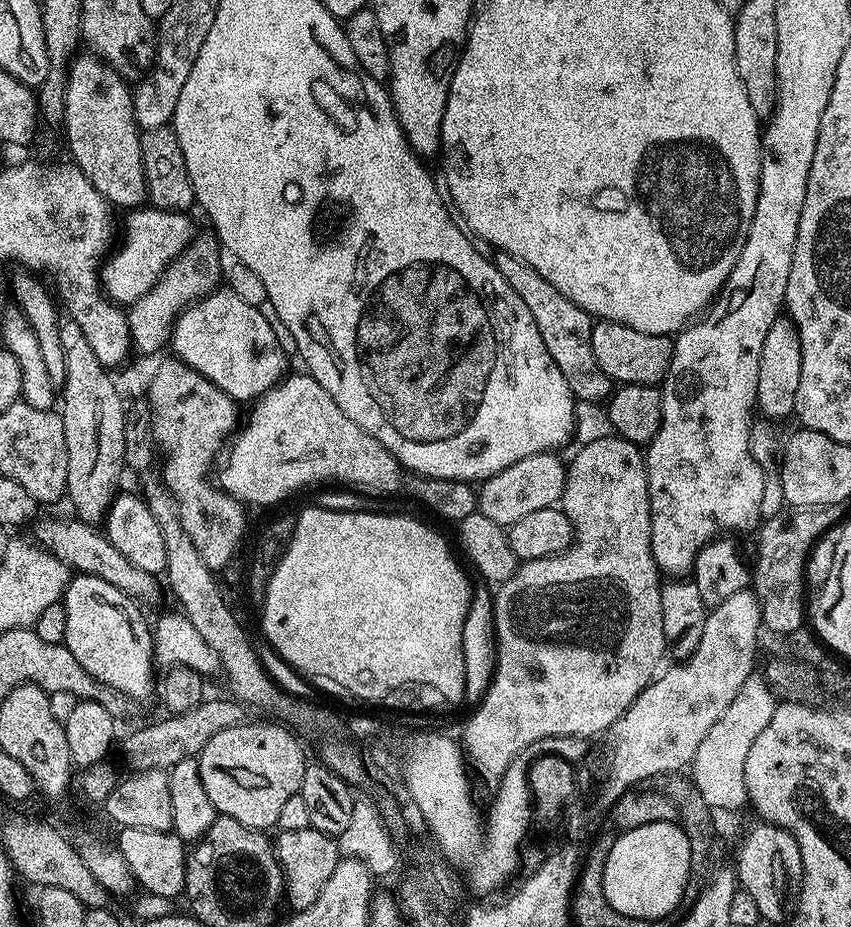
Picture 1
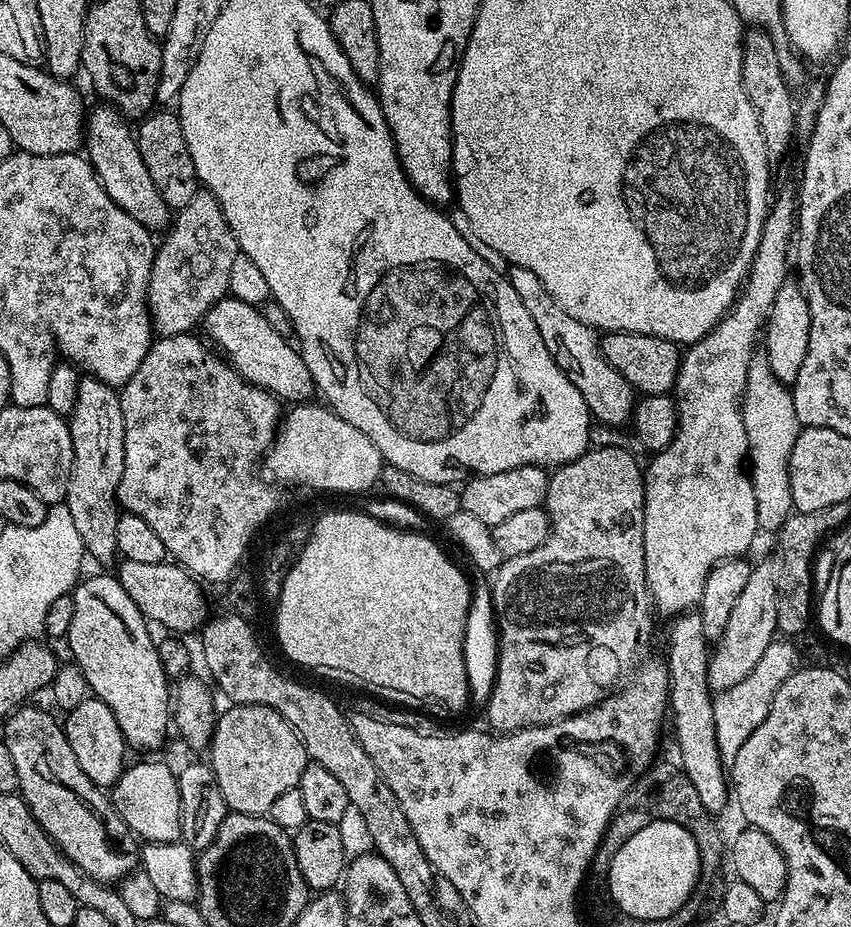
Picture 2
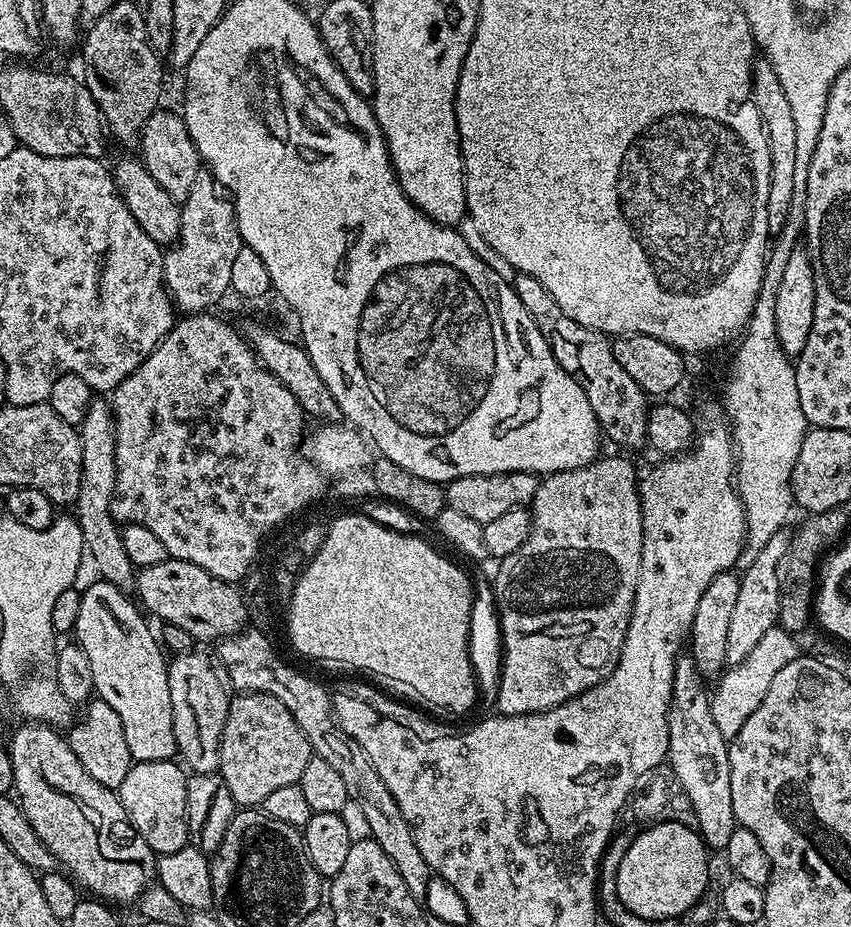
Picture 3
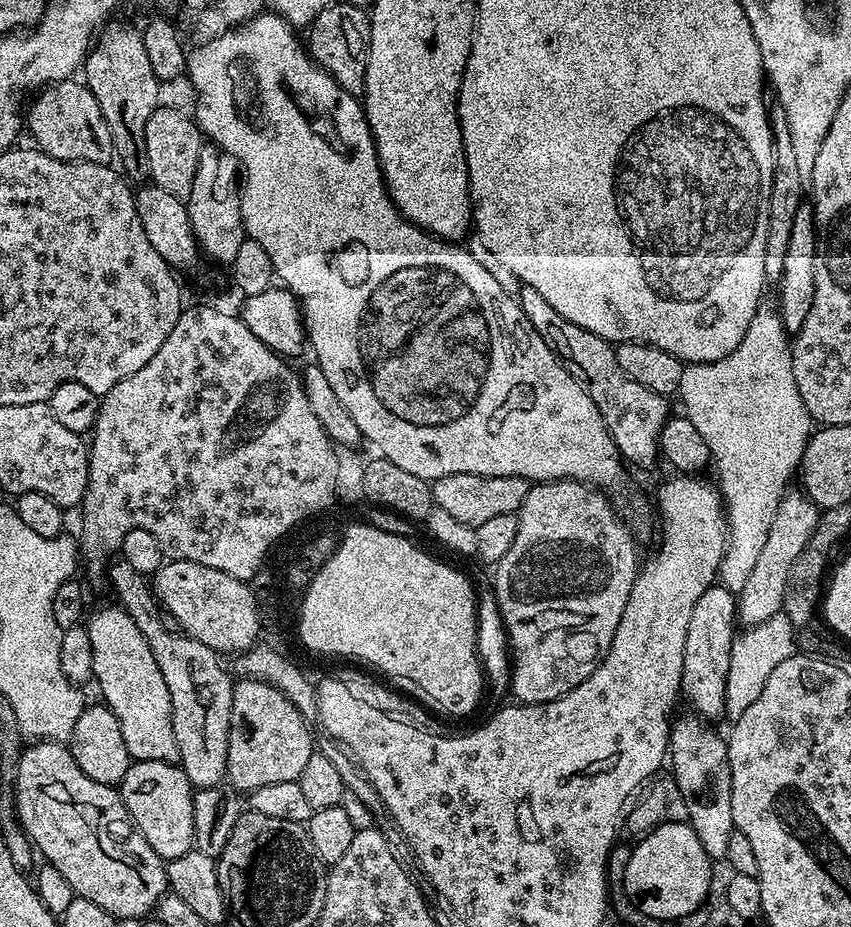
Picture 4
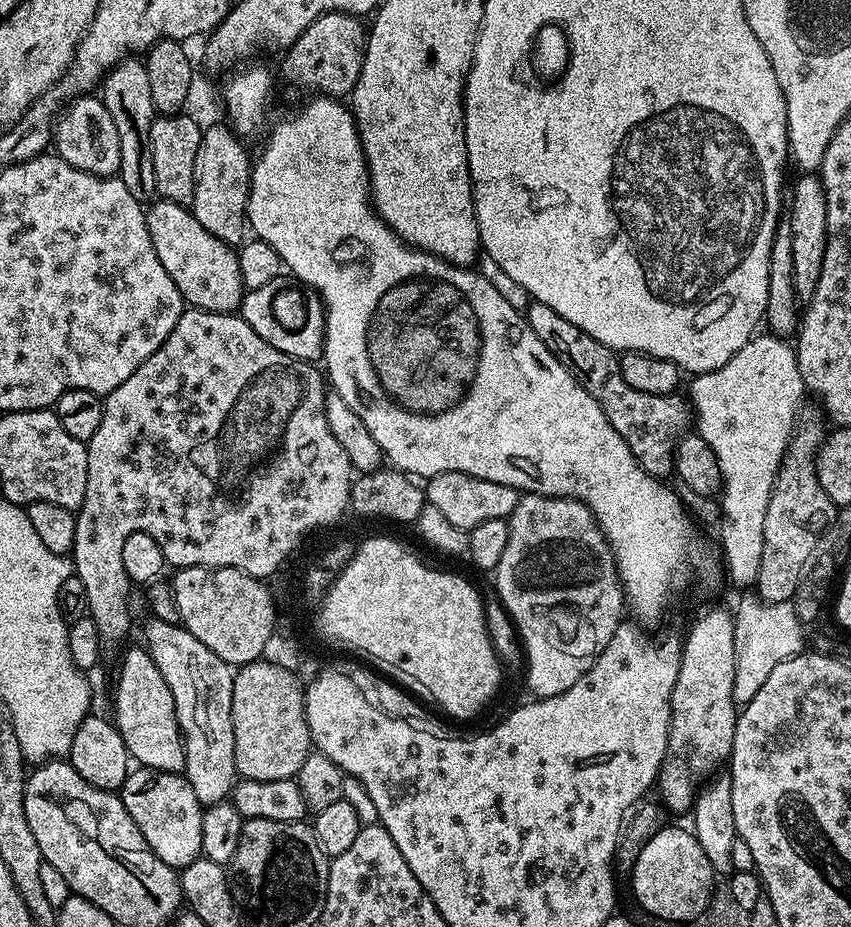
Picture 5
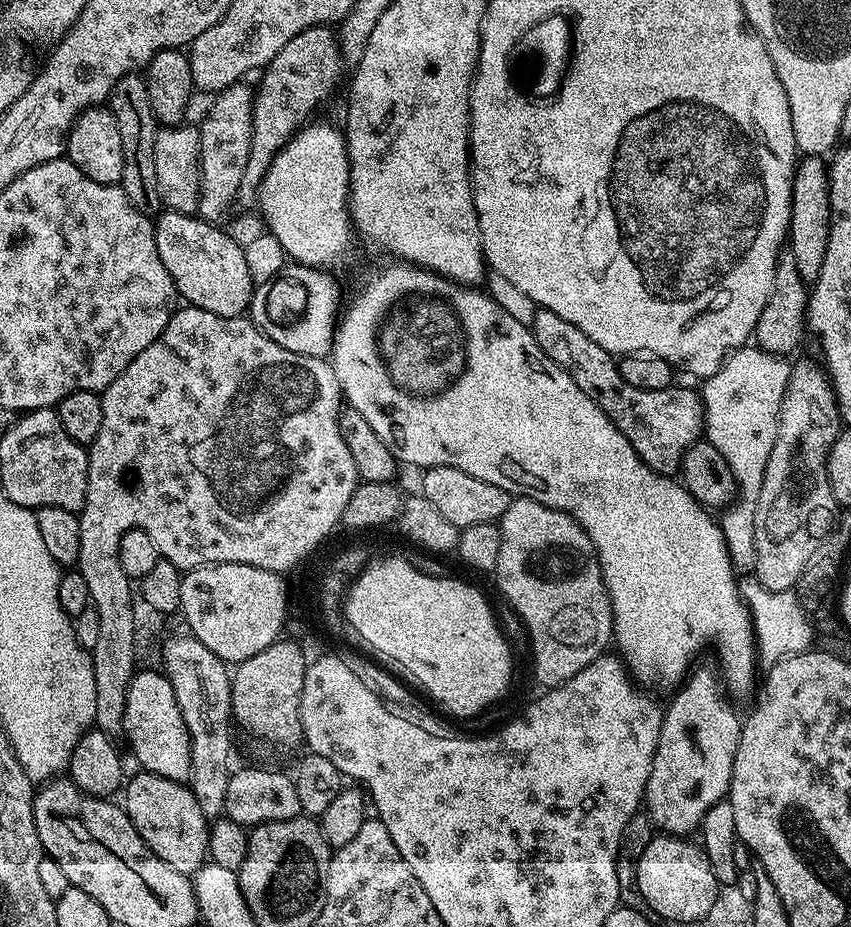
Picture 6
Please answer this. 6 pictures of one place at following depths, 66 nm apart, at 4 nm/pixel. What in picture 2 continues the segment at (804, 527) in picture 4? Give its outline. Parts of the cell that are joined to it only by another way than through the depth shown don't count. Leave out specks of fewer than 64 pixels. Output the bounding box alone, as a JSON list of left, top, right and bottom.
[708,564,778,690]

